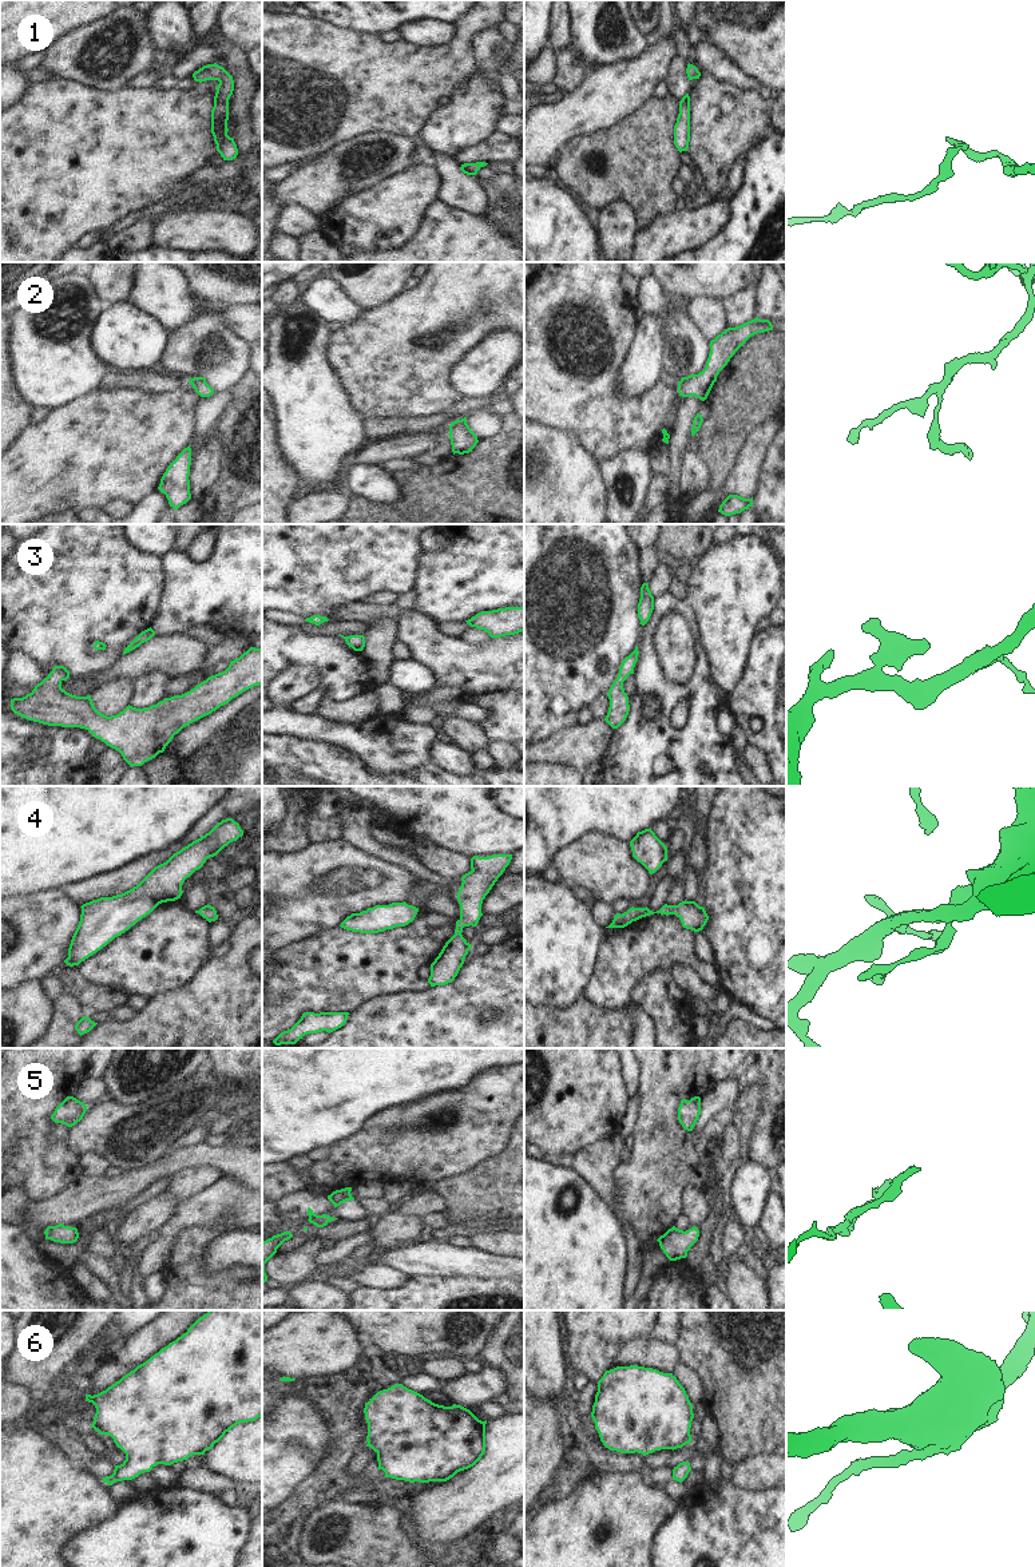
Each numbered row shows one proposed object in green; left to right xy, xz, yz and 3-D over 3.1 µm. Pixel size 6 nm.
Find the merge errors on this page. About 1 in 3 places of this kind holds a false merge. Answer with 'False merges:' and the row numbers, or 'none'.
False merges: 2

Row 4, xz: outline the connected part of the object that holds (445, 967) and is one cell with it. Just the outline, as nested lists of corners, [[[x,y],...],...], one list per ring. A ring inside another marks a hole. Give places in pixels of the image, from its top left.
[[[512,854],[473,856],[471,872],[461,877],[457,892],[460,919],[456,921],[455,935],[445,943],[439,956],[431,964],[431,987],[452,983],[464,964],[472,945],[463,937],[464,927],[476,927],[481,913],[481,904],[497,878],[509,865]]]

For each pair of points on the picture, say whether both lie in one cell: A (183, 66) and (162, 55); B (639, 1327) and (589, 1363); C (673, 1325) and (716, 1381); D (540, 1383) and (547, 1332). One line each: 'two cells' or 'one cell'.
A: two cells
B: one cell
C: two cells
D: one cell

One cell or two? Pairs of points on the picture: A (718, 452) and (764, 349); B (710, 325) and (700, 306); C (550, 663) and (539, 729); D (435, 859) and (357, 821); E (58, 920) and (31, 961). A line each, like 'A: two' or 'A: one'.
A: one
B: one
C: one
D: two
E: one

